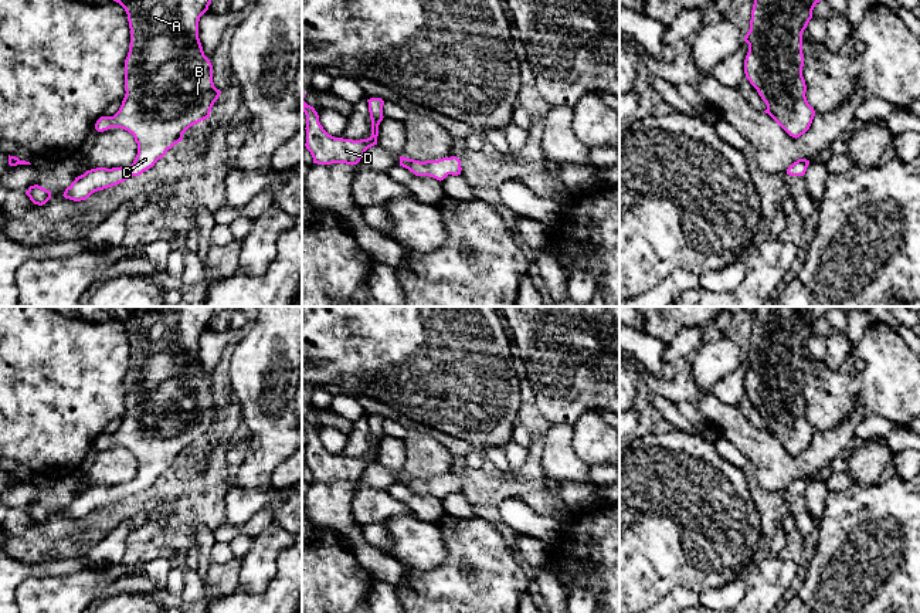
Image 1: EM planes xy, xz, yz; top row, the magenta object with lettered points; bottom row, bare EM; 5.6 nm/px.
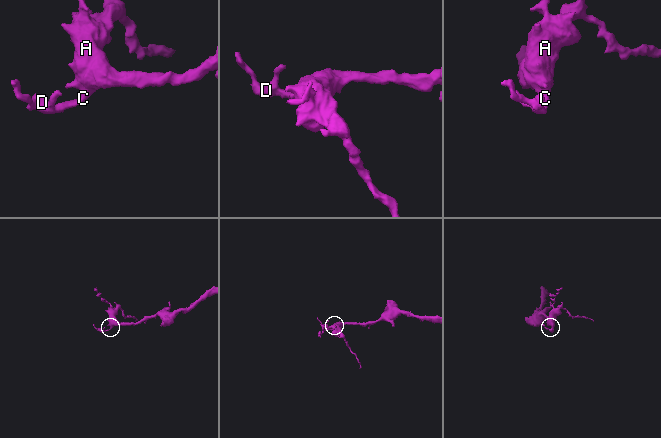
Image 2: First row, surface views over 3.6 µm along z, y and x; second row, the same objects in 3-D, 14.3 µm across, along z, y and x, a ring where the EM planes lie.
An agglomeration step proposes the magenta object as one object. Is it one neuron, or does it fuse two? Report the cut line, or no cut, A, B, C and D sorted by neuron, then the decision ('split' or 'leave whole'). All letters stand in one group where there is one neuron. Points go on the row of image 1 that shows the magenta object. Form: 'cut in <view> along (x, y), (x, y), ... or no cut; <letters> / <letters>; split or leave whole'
no cut; A B C D; leave whole

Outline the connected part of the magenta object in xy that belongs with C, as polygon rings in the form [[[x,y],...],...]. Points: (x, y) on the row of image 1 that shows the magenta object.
[[[113,0],[126,14],[130,28],[130,45],[125,60],[125,98],[113,116],[101,116],[98,132],[120,128],[133,135],[138,155],[130,166],[96,167],[75,177],[64,197],[81,201],[92,193],[116,186],[139,176],[162,159],[169,149],[181,142],[183,133],[193,125],[210,118],[211,108],[221,91],[213,82],[213,65],[204,55],[198,38],[200,17],[211,0]]]

